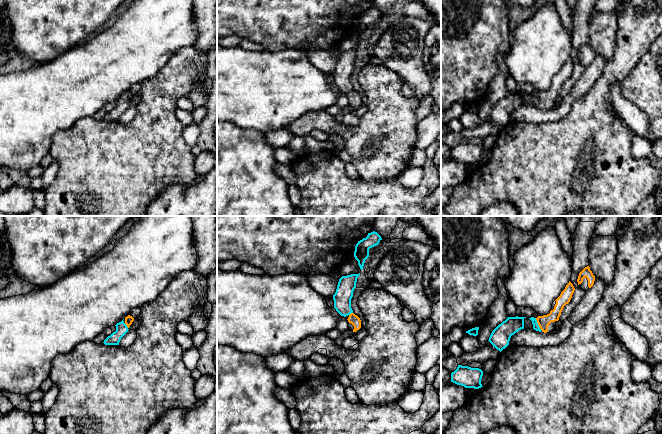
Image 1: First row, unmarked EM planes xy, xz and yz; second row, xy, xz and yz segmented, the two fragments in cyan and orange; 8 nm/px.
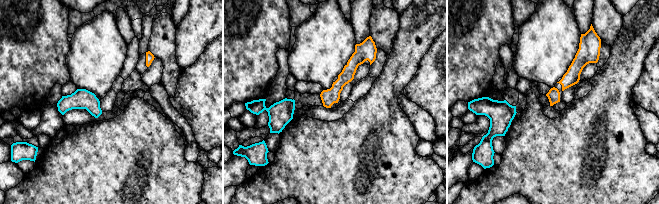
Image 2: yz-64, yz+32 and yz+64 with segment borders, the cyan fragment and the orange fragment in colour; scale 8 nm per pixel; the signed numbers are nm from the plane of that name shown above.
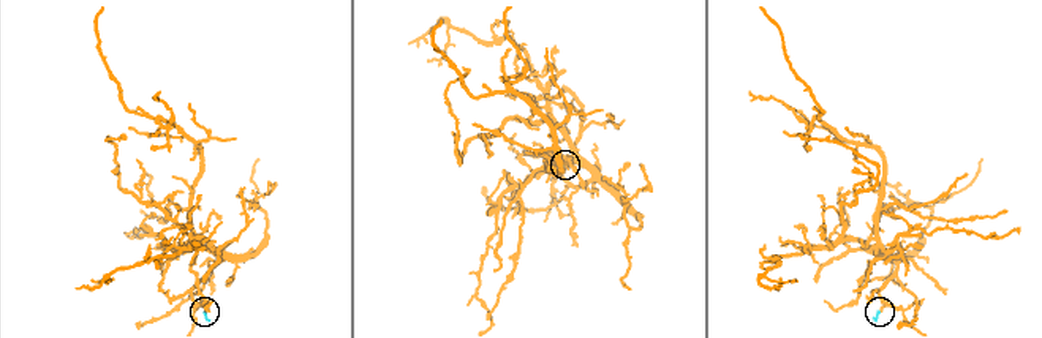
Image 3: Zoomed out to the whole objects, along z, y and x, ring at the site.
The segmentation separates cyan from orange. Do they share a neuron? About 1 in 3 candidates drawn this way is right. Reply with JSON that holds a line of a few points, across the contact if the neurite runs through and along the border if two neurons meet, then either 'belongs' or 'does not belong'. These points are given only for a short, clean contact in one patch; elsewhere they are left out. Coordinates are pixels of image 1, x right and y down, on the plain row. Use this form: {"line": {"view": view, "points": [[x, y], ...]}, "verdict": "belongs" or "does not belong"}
{"line": {"view": "yz", "points": [[536, 103], [537, 100], [543, 97]]}, "verdict": "belongs"}

